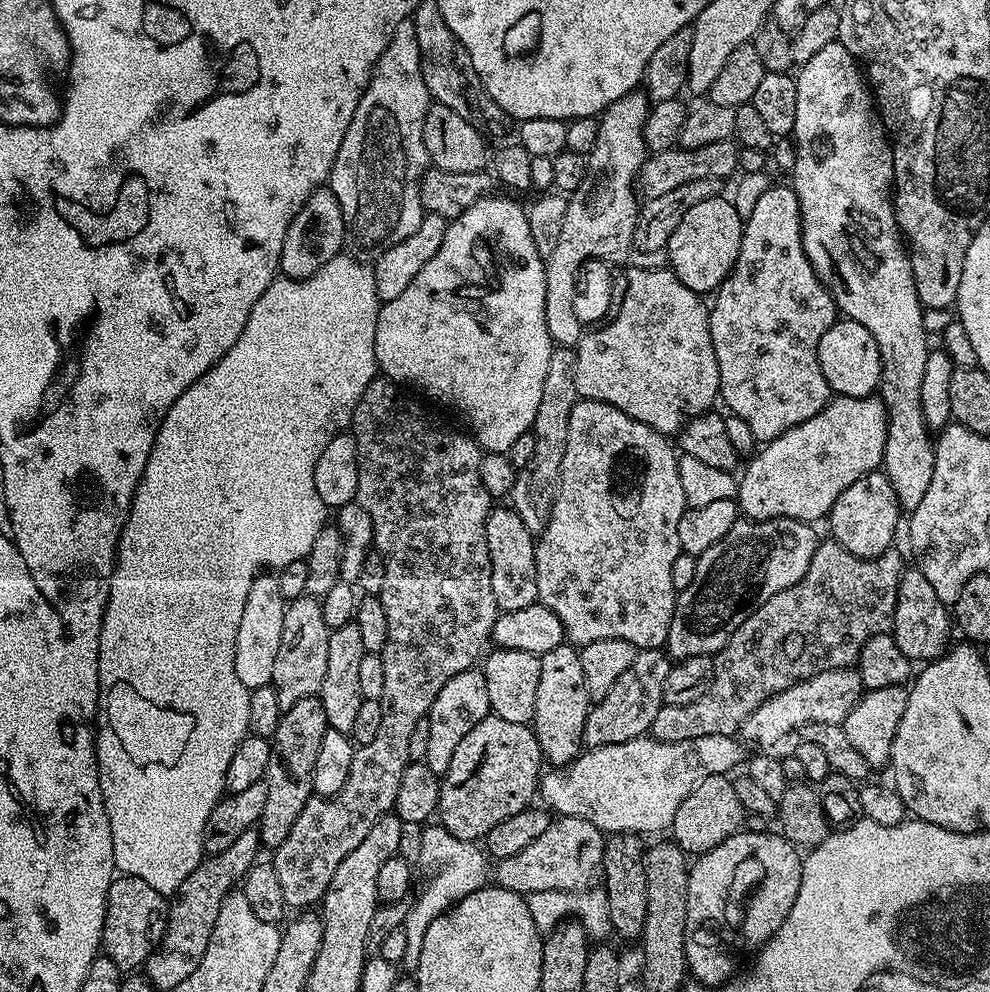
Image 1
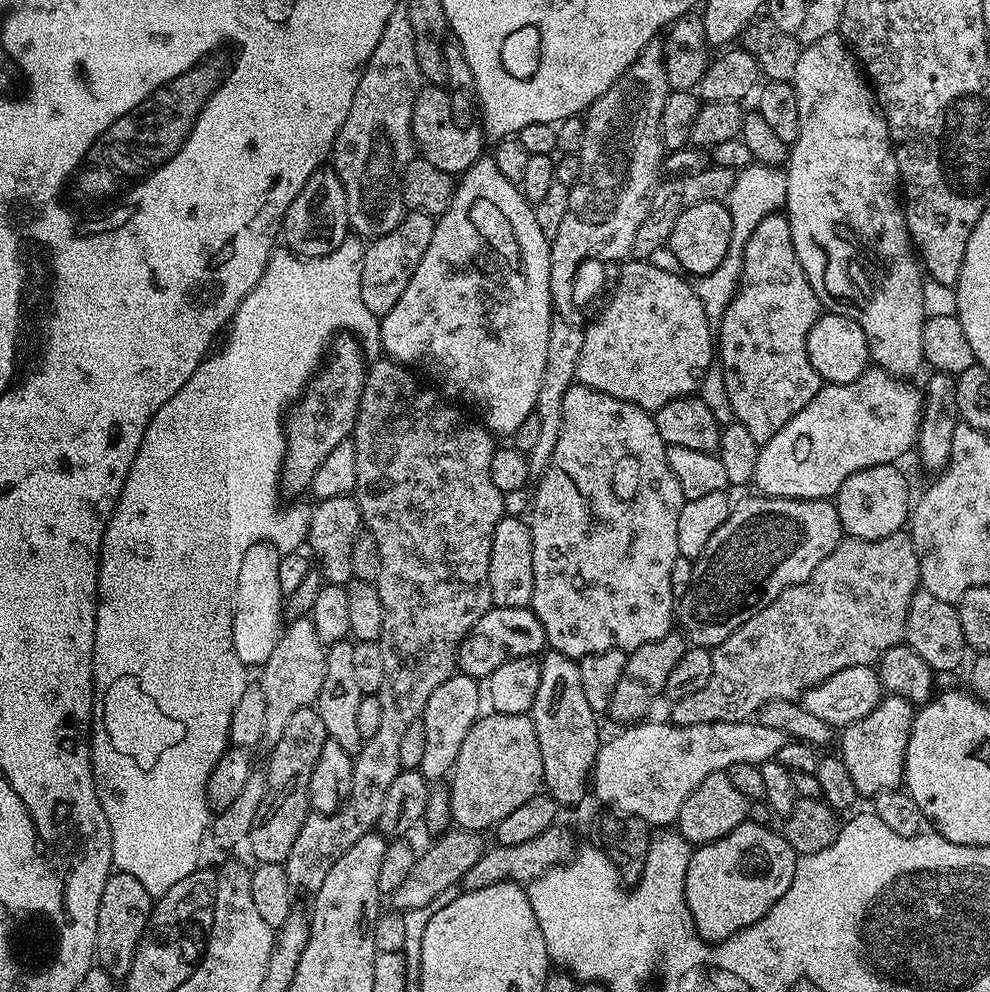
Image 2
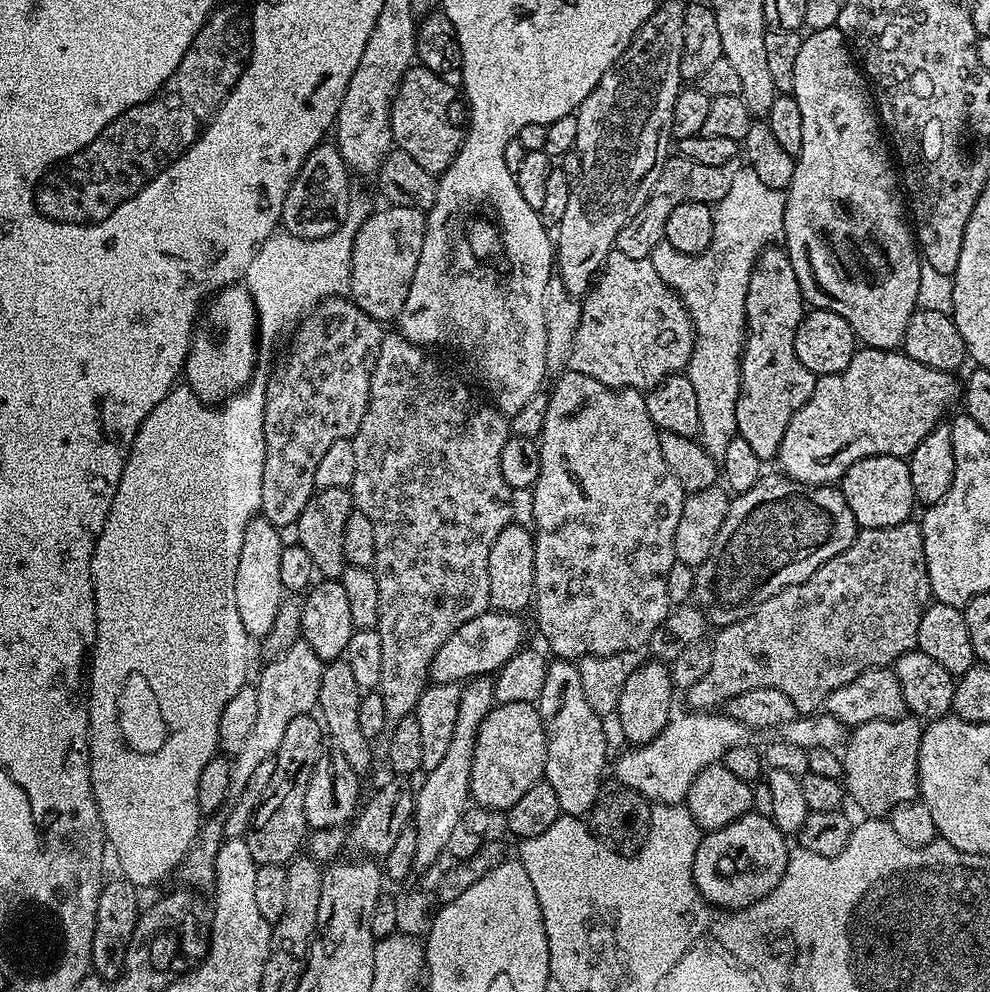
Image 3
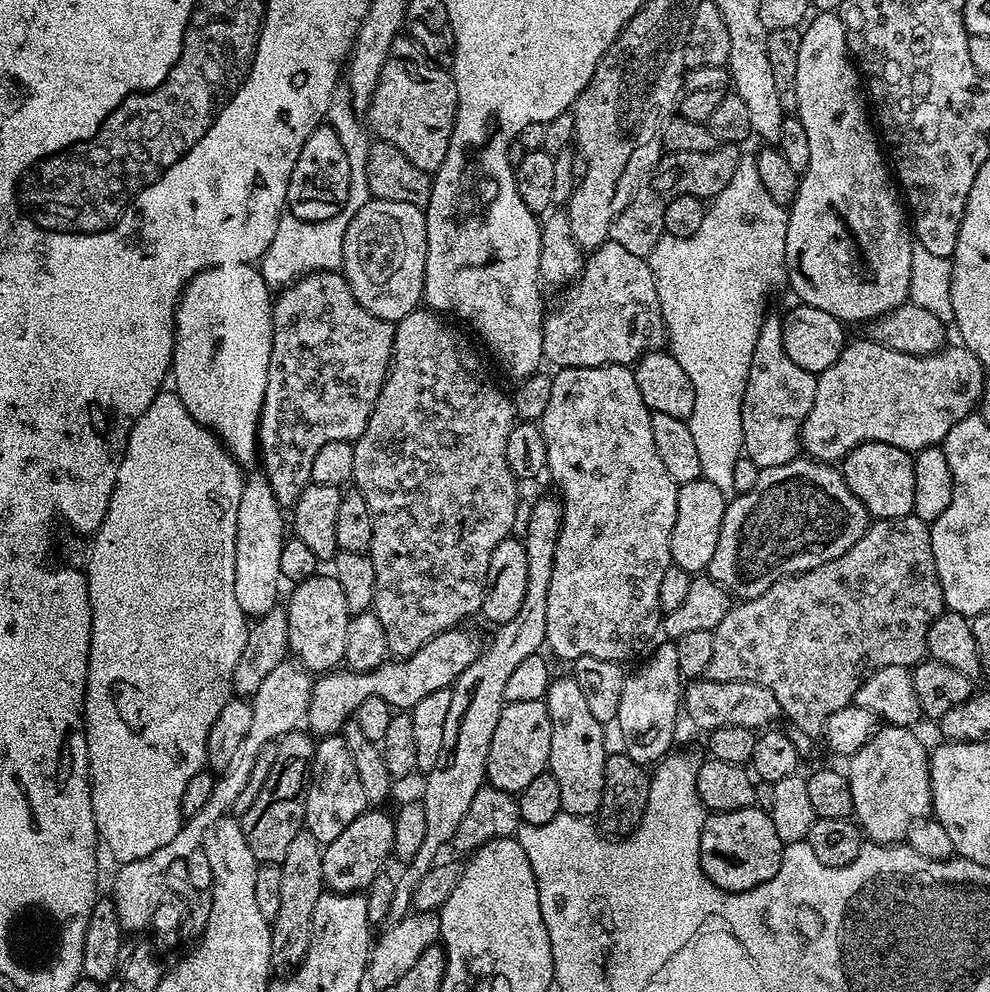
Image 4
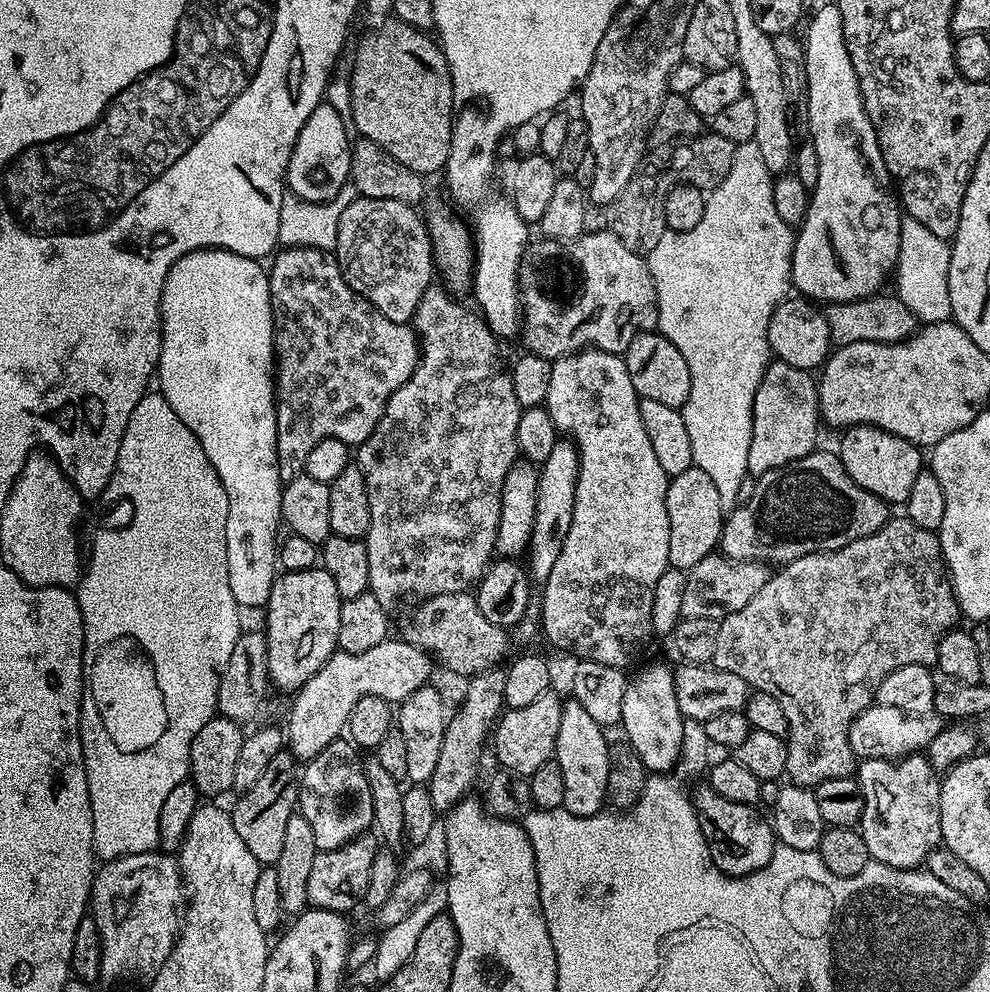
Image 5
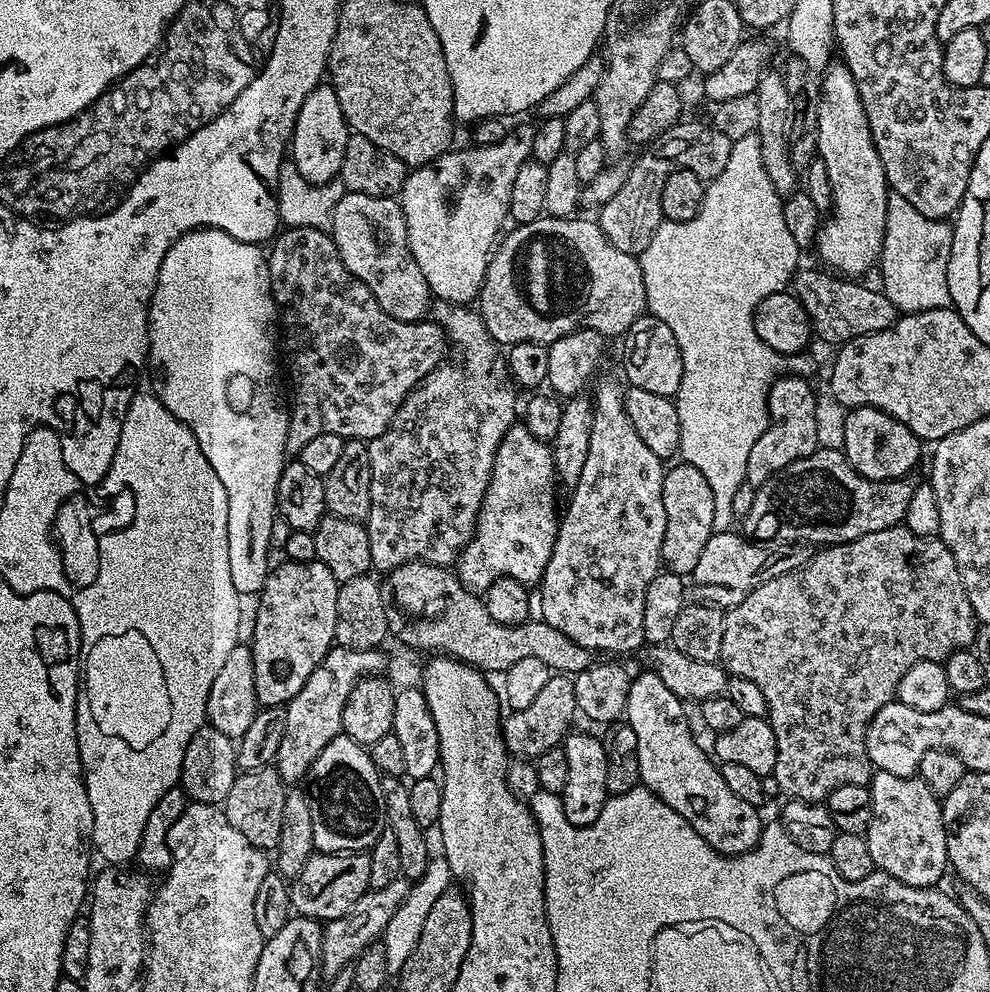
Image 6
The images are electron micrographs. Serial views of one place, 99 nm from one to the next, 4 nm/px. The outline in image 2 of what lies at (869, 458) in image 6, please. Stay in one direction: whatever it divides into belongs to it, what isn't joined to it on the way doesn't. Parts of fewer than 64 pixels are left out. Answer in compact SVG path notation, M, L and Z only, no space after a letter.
M896 464L870 466L866 470L850 474L850 478L842 482L834 497L834 503L845 537L854 540L877 540L901 531L909 523L908 480L898 469Z

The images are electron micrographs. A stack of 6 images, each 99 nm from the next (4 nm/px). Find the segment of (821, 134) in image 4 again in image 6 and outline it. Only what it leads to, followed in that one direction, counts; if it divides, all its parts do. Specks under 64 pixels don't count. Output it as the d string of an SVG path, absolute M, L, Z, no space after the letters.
M832 62L824 68L819 81L816 151L819 159L824 161L826 174L830 178L832 206L830 215L820 225L814 252L815 255L820 255L819 263L825 269L844 278L860 278L863 277L860 276L863 272L877 267L883 250L887 200L890 193L888 179L872 141L858 86L848 67L843 62Z

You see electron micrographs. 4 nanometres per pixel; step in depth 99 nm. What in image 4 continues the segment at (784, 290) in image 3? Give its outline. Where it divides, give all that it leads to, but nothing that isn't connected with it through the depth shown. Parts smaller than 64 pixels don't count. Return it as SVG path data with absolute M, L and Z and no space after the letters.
M765 315L758 334L758 346L754 346L754 354L750 360L750 374L746 378L746 394L742 398L743 455L750 462L754 462L754 466L758 469L782 466L786 462L797 459L802 448L800 431L806 422L806 414L810 414L814 406L817 373L802 370L802 366L798 366L790 359L790 354L786 354L786 346L782 342L783 325L783 319L779 315Z

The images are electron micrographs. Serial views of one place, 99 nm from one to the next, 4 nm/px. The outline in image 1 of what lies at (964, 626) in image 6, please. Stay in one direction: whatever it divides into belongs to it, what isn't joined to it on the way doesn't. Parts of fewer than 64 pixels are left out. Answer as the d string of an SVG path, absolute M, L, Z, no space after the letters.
M831 538L821 539L814 550L814 558L810 558L810 566L804 577L798 582L794 582L794 586L774 594L774 598L770 598L770 602L766 602L761 608L754 610L754 614L750 614L750 618L746 618L746 622L742 622L742 626L738 626L738 630L734 630L734 634L730 634L728 641L722 645L719 652L715 653L714 678L710 682L710 690L706 690L706 694L702 694L702 698L698 698L698 702L686 702L686 706L674 706L673 704L664 703L654 718L650 735L662 742L686 742L690 738L706 738L706 734L736 736L740 731L740 725L746 722L746 718L750 714L754 714L754 710L758 710L758 706L762 706L762 702L766 702L774 694L778 694L814 674L822 674L826 670L834 670L835 668L853 667L859 661L862 646L866 646L866 642L880 632L888 632L891 629L894 606L898 602L898 582L902 578L905 567L906 561L896 553L896 550L886 551L880 556L867 560L850 554L850 550L843 548L837 540Z

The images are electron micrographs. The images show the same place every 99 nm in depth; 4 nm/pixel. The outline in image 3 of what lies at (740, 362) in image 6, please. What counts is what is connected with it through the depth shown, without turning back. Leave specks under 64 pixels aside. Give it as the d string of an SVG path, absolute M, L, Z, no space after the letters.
M741 166L738 174L734 174L734 182L730 185L726 198L722 198L713 207L714 238L710 238L710 246L697 256L682 254L674 250L674 246L661 244L651 254L654 270L658 270L658 278L666 286L676 291L677 296L686 306L692 319L692 329L696 331L694 350L690 354L690 362L686 375L690 378L690 386L694 386L698 398L698 418L700 419L701 446L712 455L720 458L726 454L731 440L738 436L736 430L736 407L740 393L740 353L744 347L744 315L746 314L746 290L750 282L750 274L756 259L765 248L775 245L784 234L784 192L774 190L774 186L766 186L754 174L754 170Z

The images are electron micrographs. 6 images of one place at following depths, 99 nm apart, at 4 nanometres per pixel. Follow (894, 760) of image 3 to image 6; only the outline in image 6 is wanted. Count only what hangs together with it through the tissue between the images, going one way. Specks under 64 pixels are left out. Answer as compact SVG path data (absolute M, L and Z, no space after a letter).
M879 770L873 771L868 793L872 799L872 817L866 839L873 865L915 888L939 885L944 871L950 868L941 797L935 796L919 775L899 776Z

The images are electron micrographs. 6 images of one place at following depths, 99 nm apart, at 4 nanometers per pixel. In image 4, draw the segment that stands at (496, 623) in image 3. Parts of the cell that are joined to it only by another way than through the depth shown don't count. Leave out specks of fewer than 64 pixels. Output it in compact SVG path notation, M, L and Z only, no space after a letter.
M464 626L450 628L447 632L430 638L430 642L426 642L426 646L422 646L414 654L403 658L385 659L384 664L369 672L333 670L323 673L312 686L310 706L306 717L307 731L320 738L337 735L344 725L355 717L358 706L362 706L366 698L382 698L393 710L411 710L418 702L422 702L422 698L426 698L426 694L434 694L434 690L451 688L458 674L462 674L462 670L466 670L466 666L470 666L470 662L474 662L482 651L482 640L480 644L479 638L474 633L467 632L466 629L467 627Z

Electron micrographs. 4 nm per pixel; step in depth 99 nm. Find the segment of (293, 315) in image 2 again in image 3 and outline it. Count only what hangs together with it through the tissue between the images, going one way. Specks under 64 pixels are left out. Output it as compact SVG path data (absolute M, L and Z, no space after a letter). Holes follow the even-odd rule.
M363 217L349 218L326 238L307 240L277 230L262 242L242 280L256 307L258 332L272 340L275 336L291 337L305 316L329 296L344 296L350 286L350 266L354 238L364 224ZM253 379L244 385L240 391L228 397L227 400L213 406L205 404L199 396L192 393L192 389L187 386L177 386L146 414L142 426L132 443L132 449L128 451L126 466L122 470L122 478L118 482L118 490L114 494L114 502L110 506L110 514L102 526L102 534L96 539L94 554L92 555L92 585L94 586L94 602L96 603L96 641L92 647L90 657L90 695L88 696L88 765L90 766L90 782L92 783L92 793L98 806L98 814L102 818L102 826L106 837L107 847L116 855L116 864L120 867L119 875L123 879L129 880L136 885L137 889L145 890L151 884L156 884L159 880L164 880L172 871L179 869L183 865L186 857L191 853L192 845L197 843L200 835L202 823L202 813L198 806L198 778L202 770L206 767L206 762L210 762L212 757L217 755L220 747L218 738L218 722L222 719L222 710L226 710L226 702L242 690L242 686L249 683L248 677L248 643L250 637L247 630L242 626L242 618L238 618L238 602L234 602L234 578L238 574L238 554L242 554L242 534L246 534L246 526L260 511L262 502L262 466L266 462L266 438L264 437L264 407L266 406L266 394L264 393L266 384L263 379Z

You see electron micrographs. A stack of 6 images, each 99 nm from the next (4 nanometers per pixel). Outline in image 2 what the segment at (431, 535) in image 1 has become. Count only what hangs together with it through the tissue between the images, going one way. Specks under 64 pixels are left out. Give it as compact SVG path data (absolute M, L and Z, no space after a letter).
M391 358L373 359L364 377L364 389L358 406L358 418L350 437L358 454L358 478L356 479L354 499L357 506L360 507L363 527L374 534L374 538L378 542L378 550L382 554L382 574L374 581L378 590L378 598L382 598L382 610L384 611L382 634L378 641L382 650L382 670L384 671L382 686L378 693L382 702L382 718L374 738L363 741L360 751L355 753L352 762L352 777L350 778L350 794L344 805L336 812L309 811L306 822L302 822L302 830L298 830L298 838L294 838L294 846L290 849L288 857L284 859L283 866L290 886L297 893L316 893L322 886L326 874L330 874L330 866L334 866L334 862L338 862L338 858L342 858L342 854L346 854L346 850L350 850L350 846L354 846L354 842L358 842L358 838L362 838L362 834L373 831L379 825L382 806L386 803L386 794L390 790L390 785L394 783L394 778L398 778L398 774L402 770L400 767L402 757L399 756L399 750L403 734L410 727L410 722L423 717L426 702L430 702L430 694L434 694L434 690L438 690L438 686L442 686L442 682L446 682L446 678L450 678L457 671L460 644L466 638L468 631L478 622L478 618L482 618L482 614L486 614L489 608L493 607L490 582L488 581L490 546L498 522L506 515L505 493L500 492L498 486L494 486L494 480L490 478L490 458L497 450L497 441L494 439L493 433L489 432L483 423L477 422L471 415L469 415L470 417L463 416L455 408L455 406L457 407L455 403L445 399L435 387L432 389L420 384L420 380L415 374L417 375L411 367L398 364Z

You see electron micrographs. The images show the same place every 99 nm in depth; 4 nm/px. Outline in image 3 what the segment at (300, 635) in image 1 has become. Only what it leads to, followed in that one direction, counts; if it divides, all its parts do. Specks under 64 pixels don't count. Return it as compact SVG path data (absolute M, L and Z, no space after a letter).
M298 639L286 654L275 656L263 666L264 673L260 681L255 681L258 690L258 719L254 721L254 730L250 730L246 738L246 746L231 757L232 773L230 774L229 801L242 798L242 790L246 790L246 782L250 782L250 774L267 760L275 757L278 746L282 746L282 738L286 735L286 725L293 718L307 716L320 703L320 687L322 686L322 670L325 661L314 654L314 650L304 639Z

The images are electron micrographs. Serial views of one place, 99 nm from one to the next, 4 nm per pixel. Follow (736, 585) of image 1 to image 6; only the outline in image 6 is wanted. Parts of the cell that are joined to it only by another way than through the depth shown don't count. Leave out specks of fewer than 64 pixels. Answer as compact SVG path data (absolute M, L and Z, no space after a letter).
M821 446L814 454L786 466L756 488L754 506L750 506L750 514L742 518L742 532L753 542L799 542L804 546L845 544L866 534L874 534L874 530L886 530L901 523L914 489L913 481L910 481L908 478L871 480L854 470L839 447Z

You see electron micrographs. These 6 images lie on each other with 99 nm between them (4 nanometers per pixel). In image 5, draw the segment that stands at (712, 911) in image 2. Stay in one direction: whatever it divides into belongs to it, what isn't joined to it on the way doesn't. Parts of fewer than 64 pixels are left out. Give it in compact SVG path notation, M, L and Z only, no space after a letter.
M701 786L697 792L693 791L691 797L698 814L698 826L702 826L706 846L718 870L727 876L745 876L754 870L762 870L762 866L770 862L770 854L776 849L778 841L771 823L765 817L763 820L753 805L730 802L730 798L722 798L722 794L707 786Z

